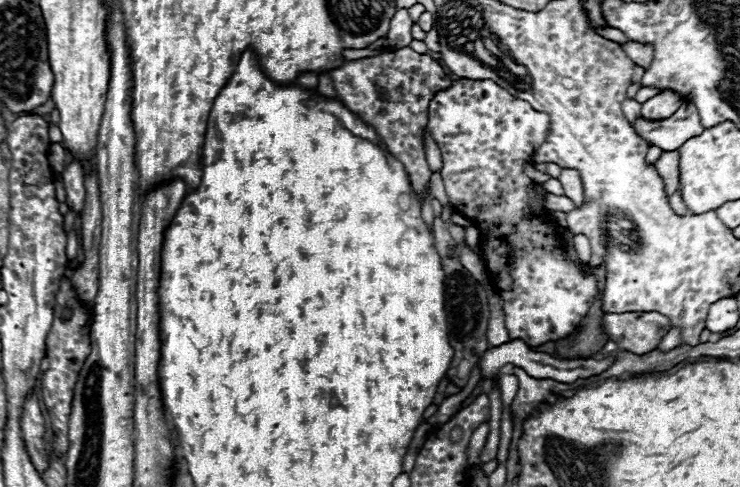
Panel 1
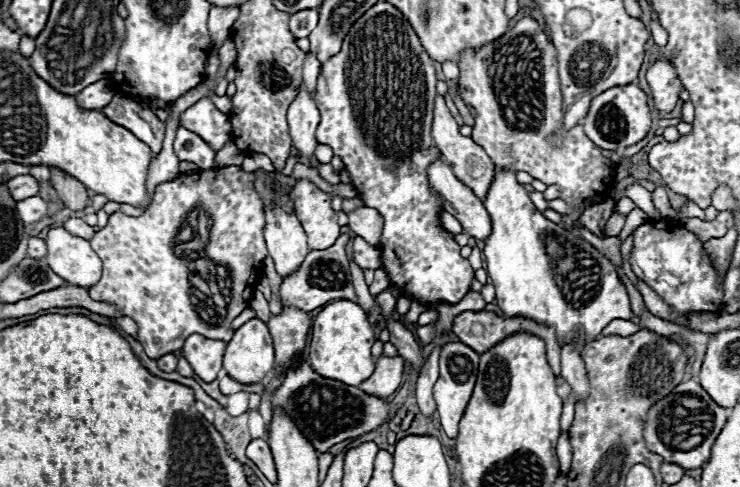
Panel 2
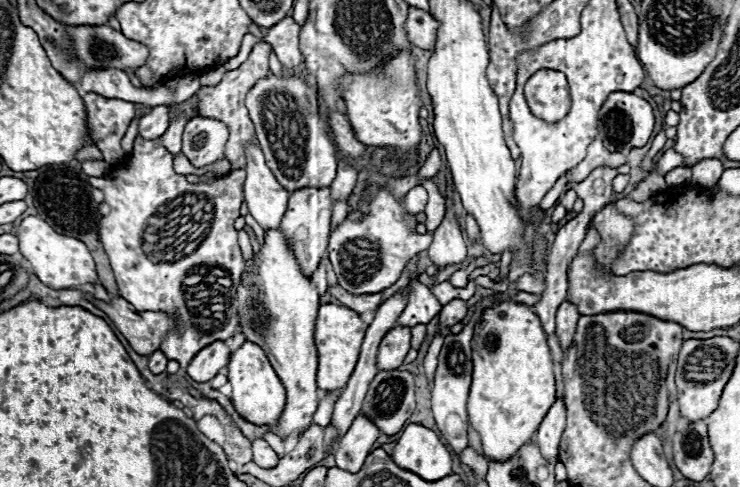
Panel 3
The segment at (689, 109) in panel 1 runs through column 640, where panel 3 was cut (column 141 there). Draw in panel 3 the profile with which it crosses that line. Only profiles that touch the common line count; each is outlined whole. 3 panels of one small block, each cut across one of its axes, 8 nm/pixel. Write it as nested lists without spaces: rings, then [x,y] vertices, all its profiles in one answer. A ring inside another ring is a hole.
[[[156,106],[148,116],[142,116],[138,122],[138,132],[146,140],[160,138],[170,126],[168,118],[168,106]]]

